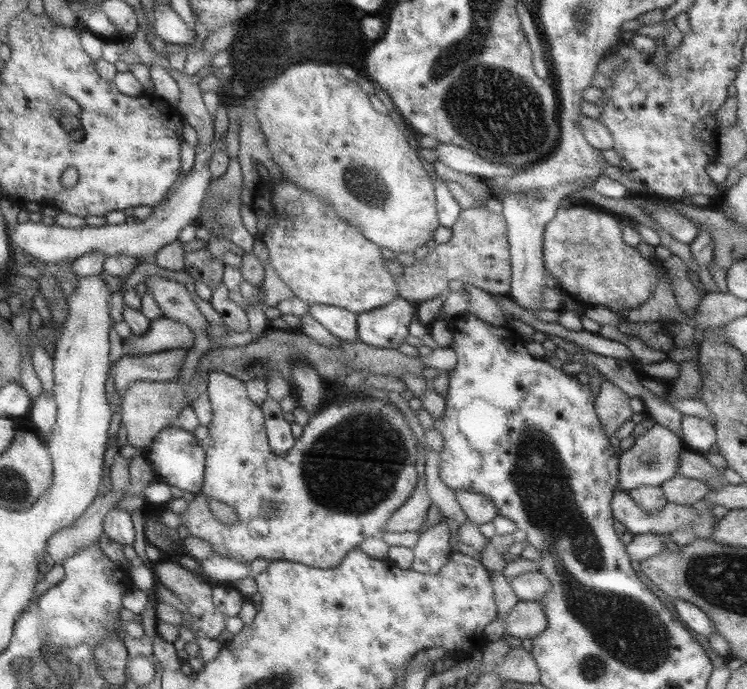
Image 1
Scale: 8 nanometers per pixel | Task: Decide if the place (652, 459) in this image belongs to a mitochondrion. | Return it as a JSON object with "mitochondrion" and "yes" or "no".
{"mitochondrion":"yes"}

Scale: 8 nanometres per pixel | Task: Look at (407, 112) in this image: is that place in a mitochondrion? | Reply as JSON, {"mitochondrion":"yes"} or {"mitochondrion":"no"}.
{"mitochondrion":"no"}

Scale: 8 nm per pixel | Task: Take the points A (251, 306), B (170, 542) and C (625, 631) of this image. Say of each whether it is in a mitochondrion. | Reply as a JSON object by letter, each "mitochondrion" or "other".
{"A":"other","B":"mitochondrion","C":"mitochondrion"}

